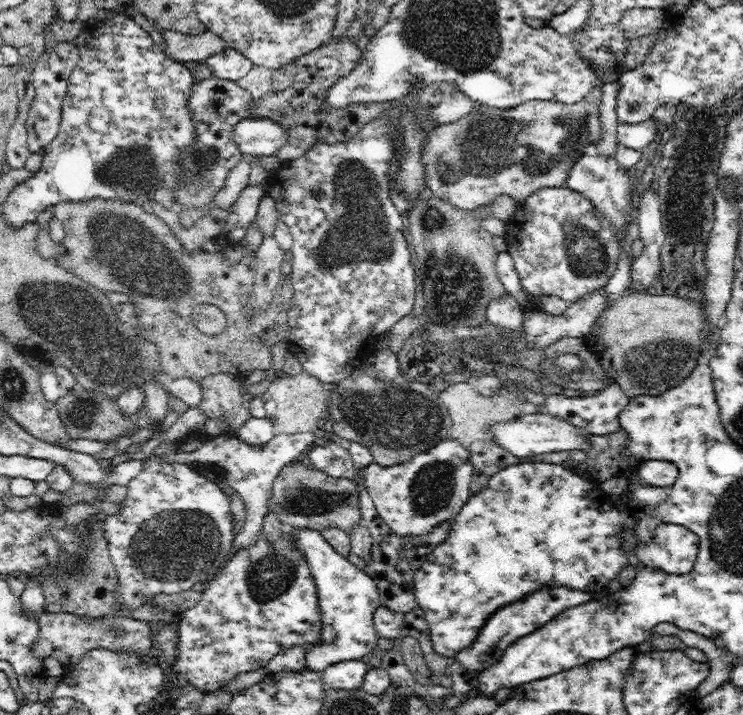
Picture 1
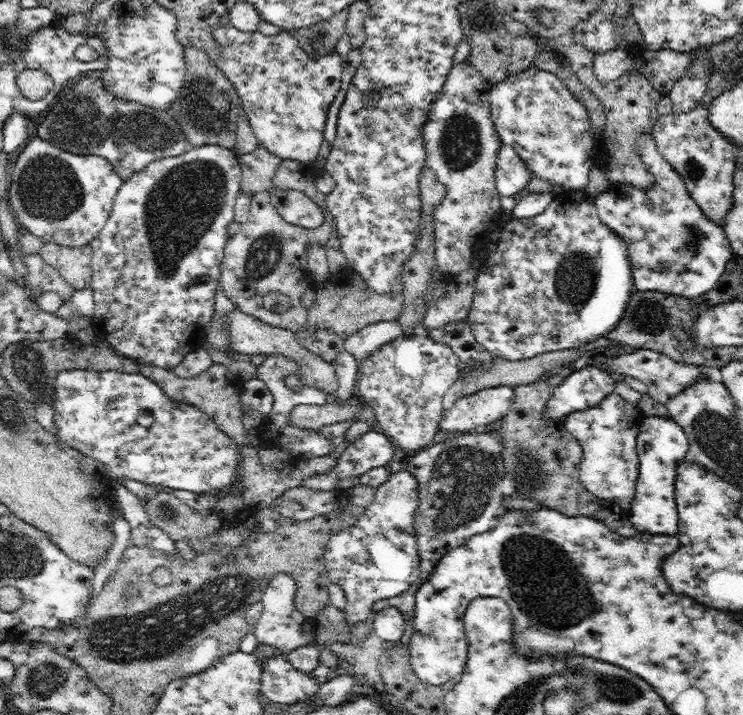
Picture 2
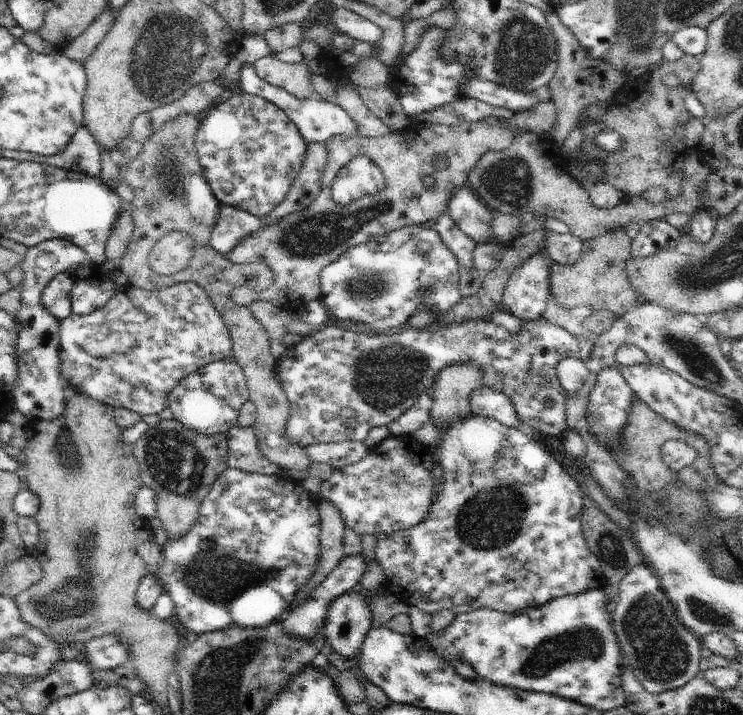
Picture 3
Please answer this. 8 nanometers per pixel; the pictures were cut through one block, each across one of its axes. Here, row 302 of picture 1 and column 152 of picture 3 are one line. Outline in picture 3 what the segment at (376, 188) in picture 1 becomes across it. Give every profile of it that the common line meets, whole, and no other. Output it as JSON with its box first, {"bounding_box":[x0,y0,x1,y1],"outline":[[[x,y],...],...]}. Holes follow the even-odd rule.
{"bounding_box":[59,281,233,416],"outline":[[[184,281],[176,283],[169,287],[160,289],[159,291],[147,291],[129,285],[125,290],[119,290],[102,308],[95,310],[87,315],[77,315],[70,313],[64,320],[61,320],[59,328],[60,343],[60,362],[61,362],[61,381],[68,386],[74,387],[81,393],[86,393],[98,402],[110,405],[114,408],[124,407],[141,416],[146,414],[158,414],[164,408],[168,407],[168,395],[172,389],[189,374],[196,372],[199,368],[208,366],[208,364],[223,361],[232,356],[233,340],[231,339],[229,328],[225,325],[225,320],[221,314],[215,309],[208,293],[199,284],[194,281]]]}

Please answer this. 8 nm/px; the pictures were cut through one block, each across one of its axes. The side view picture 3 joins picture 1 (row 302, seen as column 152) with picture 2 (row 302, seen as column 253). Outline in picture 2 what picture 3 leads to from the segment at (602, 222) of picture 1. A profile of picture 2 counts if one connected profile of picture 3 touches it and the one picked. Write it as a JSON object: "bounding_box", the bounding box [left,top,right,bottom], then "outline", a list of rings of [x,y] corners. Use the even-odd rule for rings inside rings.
{"bounding_box":[468,189,634,361],"outline":[[[584,189],[563,190],[561,193],[553,195],[548,208],[534,216],[533,218],[520,219],[508,217],[506,224],[501,224],[501,236],[496,244],[496,250],[482,260],[482,266],[478,268],[476,276],[476,290],[468,313],[470,328],[476,340],[492,353],[494,357],[502,357],[510,361],[527,360],[542,353],[551,351],[580,348],[586,342],[594,342],[600,338],[605,338],[608,332],[612,332],[620,322],[627,310],[628,301],[634,290],[633,278],[631,273],[631,262],[628,258],[627,245],[622,237],[611,230],[598,216],[594,197]]]}

